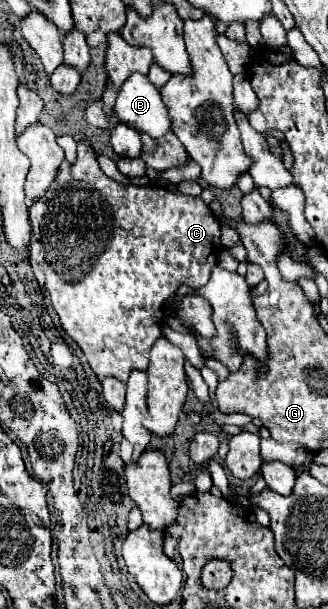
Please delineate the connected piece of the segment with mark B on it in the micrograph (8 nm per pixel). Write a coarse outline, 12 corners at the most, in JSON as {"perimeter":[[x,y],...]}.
{"perimeter":[[144,74],[122,84],[114,112],[152,138],[172,130],[162,94]]}

